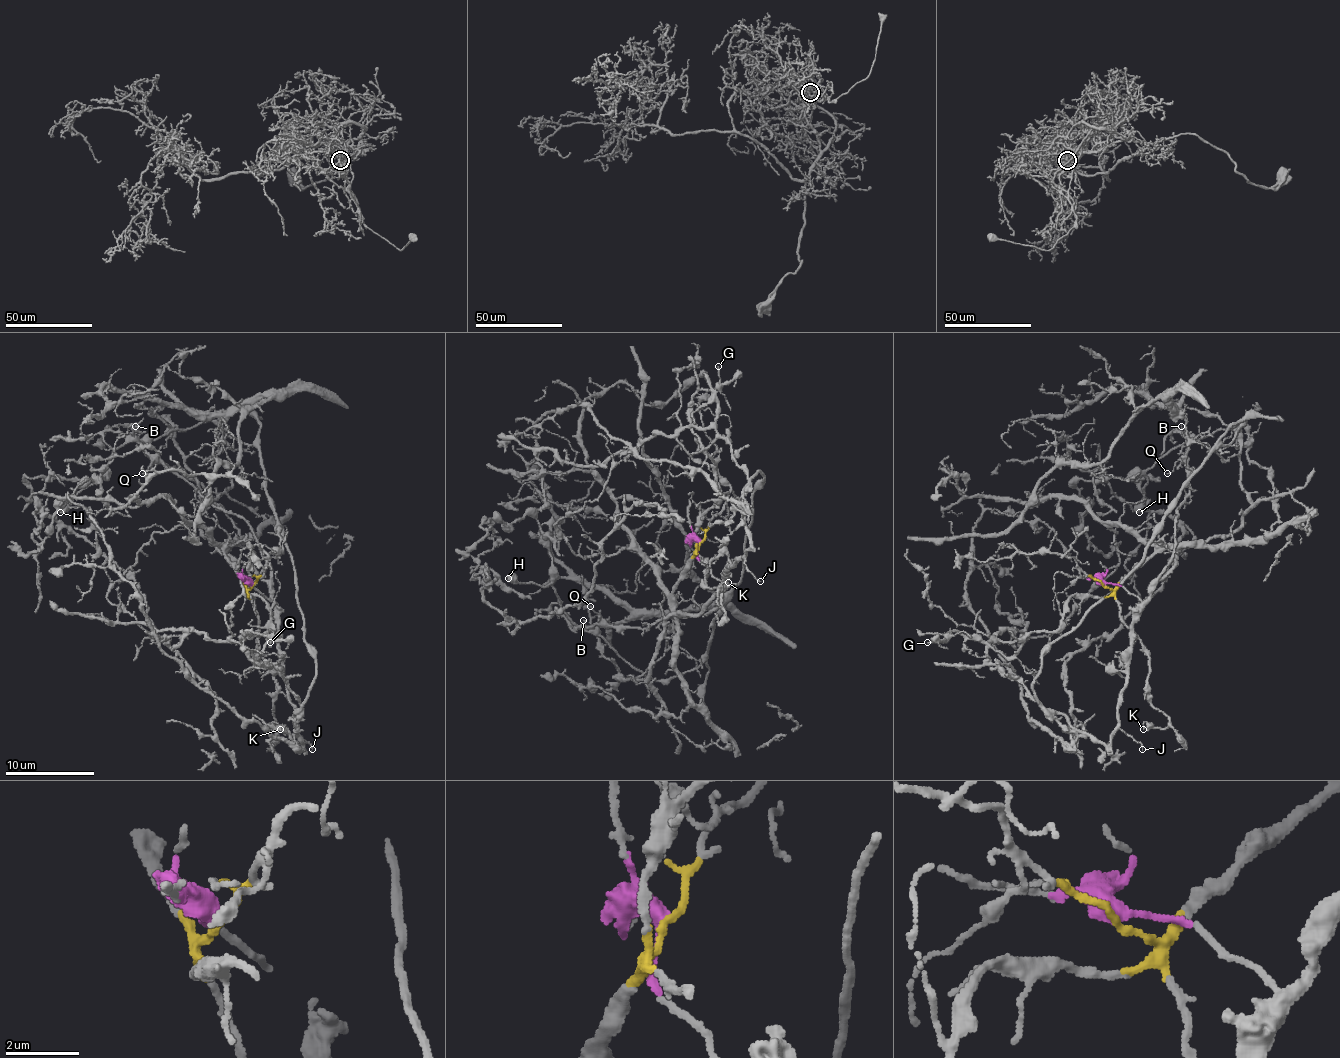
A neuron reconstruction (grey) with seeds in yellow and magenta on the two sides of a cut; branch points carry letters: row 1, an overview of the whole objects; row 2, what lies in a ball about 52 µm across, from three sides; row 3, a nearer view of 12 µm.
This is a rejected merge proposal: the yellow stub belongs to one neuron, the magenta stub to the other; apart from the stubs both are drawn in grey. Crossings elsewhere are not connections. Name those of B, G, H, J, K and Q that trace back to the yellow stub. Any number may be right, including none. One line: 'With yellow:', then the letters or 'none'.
With yellow: G, K

